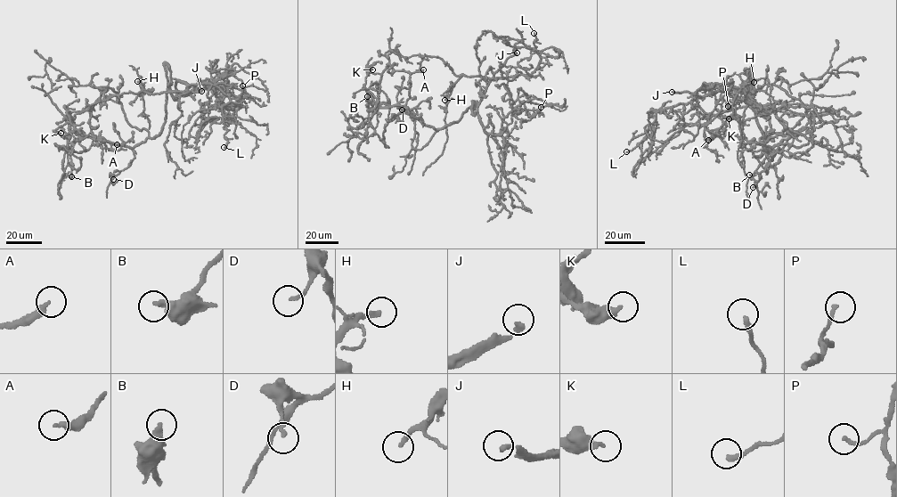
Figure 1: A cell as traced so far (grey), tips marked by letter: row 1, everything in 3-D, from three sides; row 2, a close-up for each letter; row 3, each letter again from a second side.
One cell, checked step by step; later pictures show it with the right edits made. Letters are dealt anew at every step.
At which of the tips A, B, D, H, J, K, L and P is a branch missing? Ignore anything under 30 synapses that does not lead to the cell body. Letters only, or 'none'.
H, J

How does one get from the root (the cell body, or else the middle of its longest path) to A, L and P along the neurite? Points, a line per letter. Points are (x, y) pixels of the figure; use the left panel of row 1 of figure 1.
A: (167, 85), (162, 130), (133, 147), (80, 135), (69, 118), (86, 135), (117, 144)
L: (167, 85), (165, 64), (175, 99), (177, 81), (216, 85), (228, 95), (222, 109), (224, 147)
P: (167, 85), (165, 64), (175, 99), (178, 93), (206, 88), (224, 74), (240, 79), (242, 85)

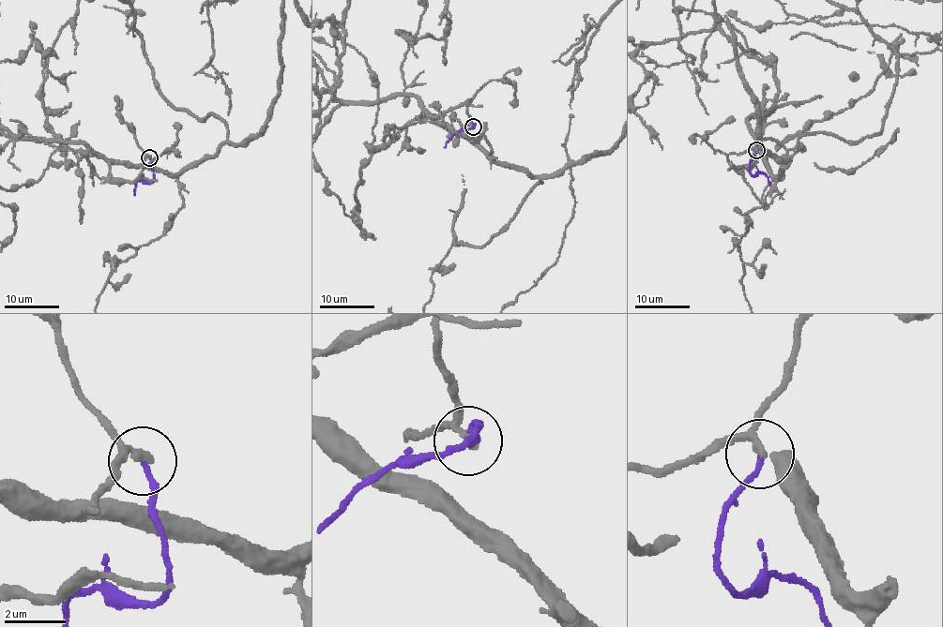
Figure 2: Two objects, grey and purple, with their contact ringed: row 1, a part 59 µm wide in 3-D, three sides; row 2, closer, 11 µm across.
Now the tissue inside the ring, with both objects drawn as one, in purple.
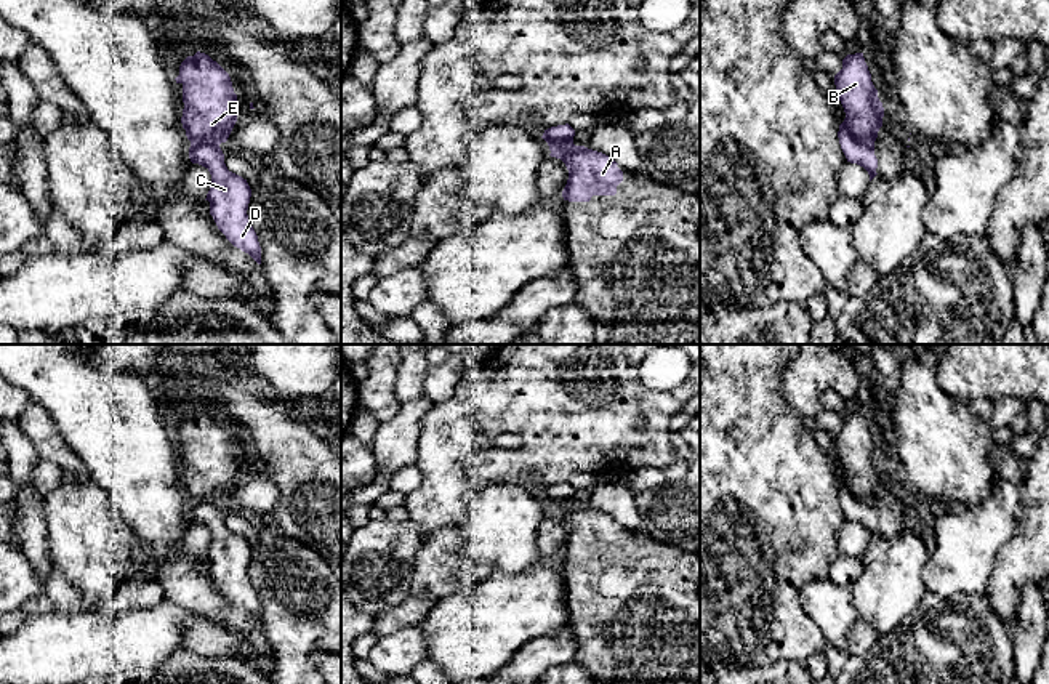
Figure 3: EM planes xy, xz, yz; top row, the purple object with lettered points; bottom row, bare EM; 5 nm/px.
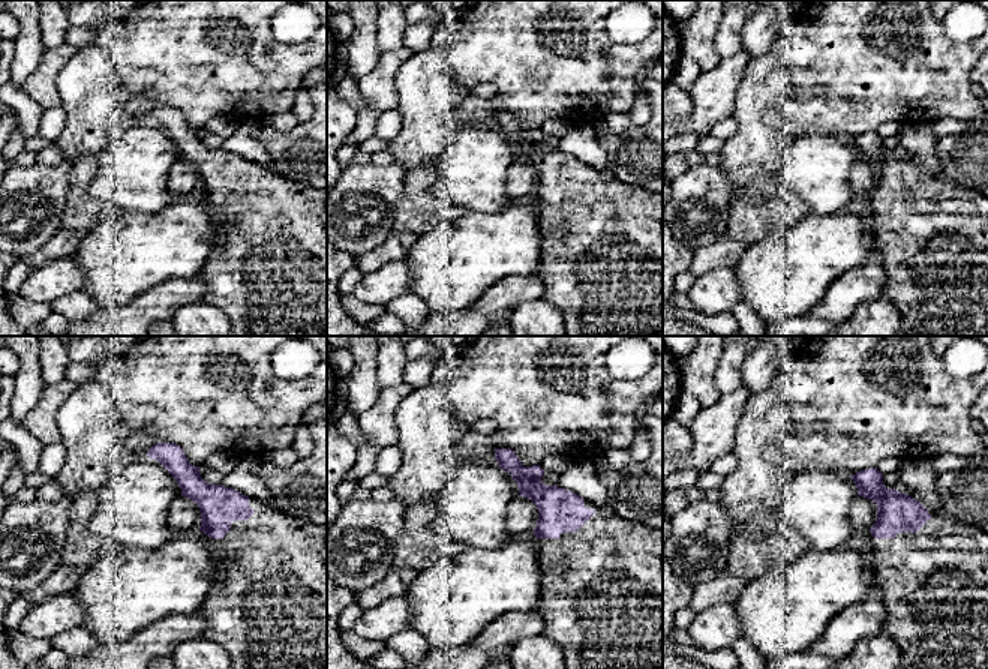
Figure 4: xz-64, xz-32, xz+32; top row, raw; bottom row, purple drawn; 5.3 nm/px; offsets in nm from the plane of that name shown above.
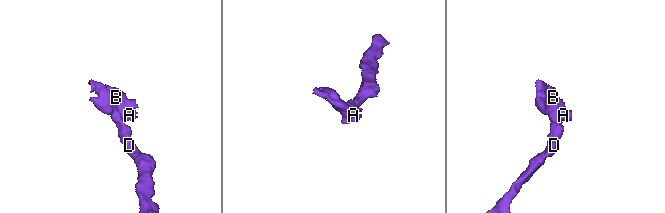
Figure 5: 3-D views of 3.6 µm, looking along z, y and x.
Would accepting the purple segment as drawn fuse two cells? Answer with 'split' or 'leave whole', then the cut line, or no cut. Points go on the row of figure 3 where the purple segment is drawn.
split | yz (840, 127), (856, 140), (873, 143)

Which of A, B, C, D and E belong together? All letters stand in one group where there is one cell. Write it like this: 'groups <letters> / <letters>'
groups A B E / C D

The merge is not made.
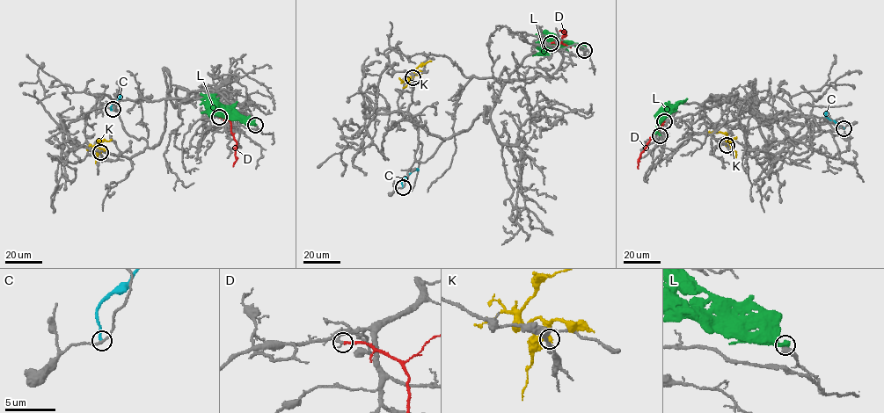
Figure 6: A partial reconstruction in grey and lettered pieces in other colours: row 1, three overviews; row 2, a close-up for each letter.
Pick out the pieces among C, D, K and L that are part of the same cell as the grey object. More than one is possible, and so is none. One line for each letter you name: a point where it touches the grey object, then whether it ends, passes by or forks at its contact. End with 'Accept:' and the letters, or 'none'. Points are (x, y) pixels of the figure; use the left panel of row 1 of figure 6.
D: Touches grey at (219, 117). It ends there
Accept: D

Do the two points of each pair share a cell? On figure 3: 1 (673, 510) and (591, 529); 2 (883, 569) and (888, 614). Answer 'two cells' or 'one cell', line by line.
1: two cells
2: one cell

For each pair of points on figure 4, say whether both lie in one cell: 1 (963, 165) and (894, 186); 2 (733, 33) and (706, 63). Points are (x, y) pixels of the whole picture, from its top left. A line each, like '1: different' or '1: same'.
1: different
2: different

